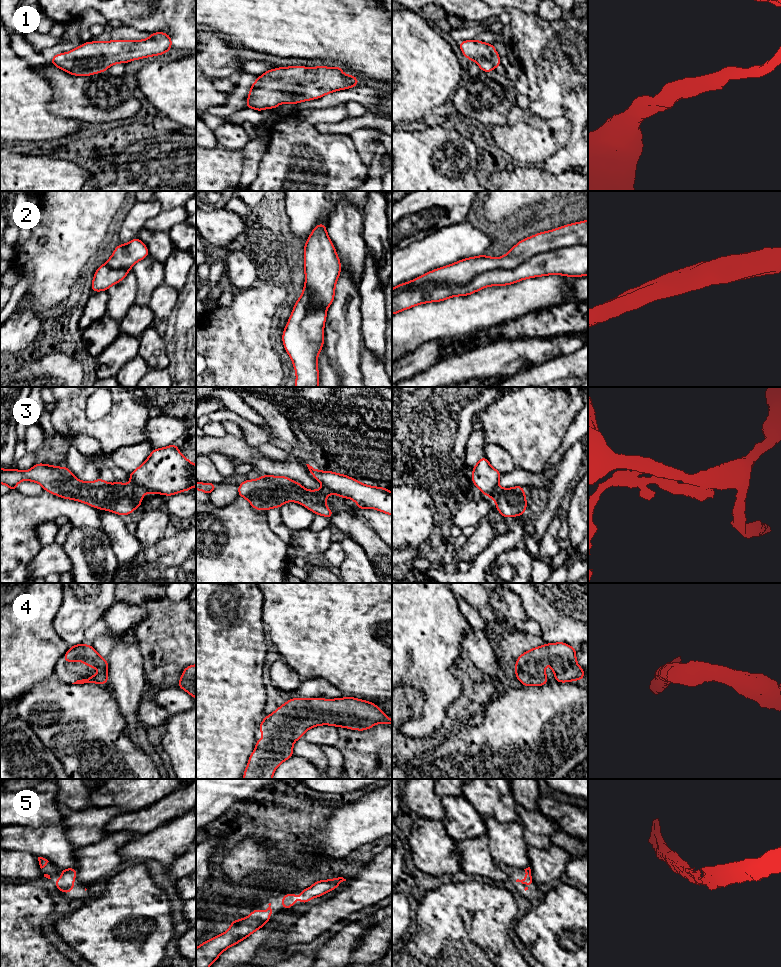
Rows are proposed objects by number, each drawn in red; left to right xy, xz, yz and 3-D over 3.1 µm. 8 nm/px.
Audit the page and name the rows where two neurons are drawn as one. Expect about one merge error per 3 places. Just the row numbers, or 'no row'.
2, 3

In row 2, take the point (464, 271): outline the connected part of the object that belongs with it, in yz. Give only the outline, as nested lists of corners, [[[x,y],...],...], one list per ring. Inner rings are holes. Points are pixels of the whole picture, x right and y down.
[[[588,220],[525,238],[513,246],[506,255],[499,258],[480,255],[432,270],[412,281],[397,285],[392,289],[392,295],[411,287],[423,287],[428,283],[467,284],[483,272],[492,269],[513,269],[539,253],[577,245],[588,246]]]

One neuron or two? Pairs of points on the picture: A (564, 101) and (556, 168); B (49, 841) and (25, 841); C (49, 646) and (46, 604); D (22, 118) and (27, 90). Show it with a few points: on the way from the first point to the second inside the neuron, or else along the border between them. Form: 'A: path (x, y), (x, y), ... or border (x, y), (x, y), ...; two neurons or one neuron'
A: path (577, 118), (577, 147), (573, 151); one neuron
B: path (43, 841), (31, 841); one neuron
C: path (48, 636), (46, 634), (46, 614); one neuron
D: path (22, 111), (22, 97); one neuron

